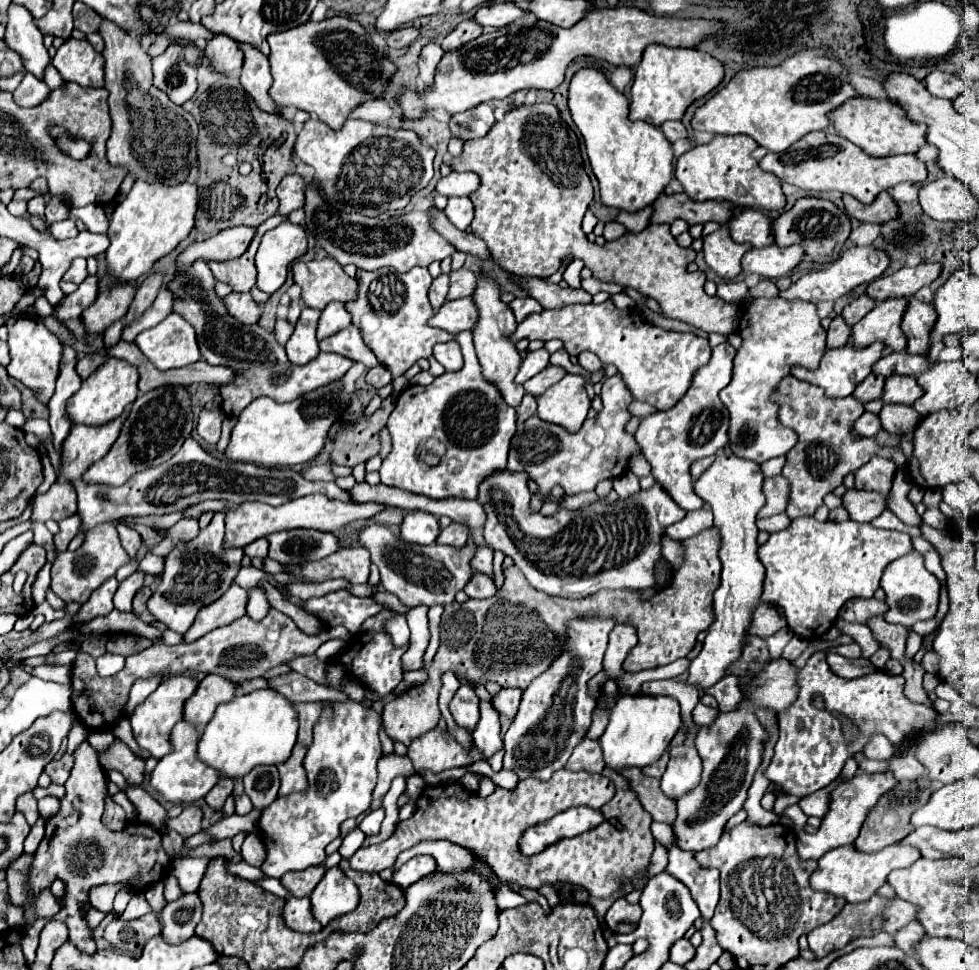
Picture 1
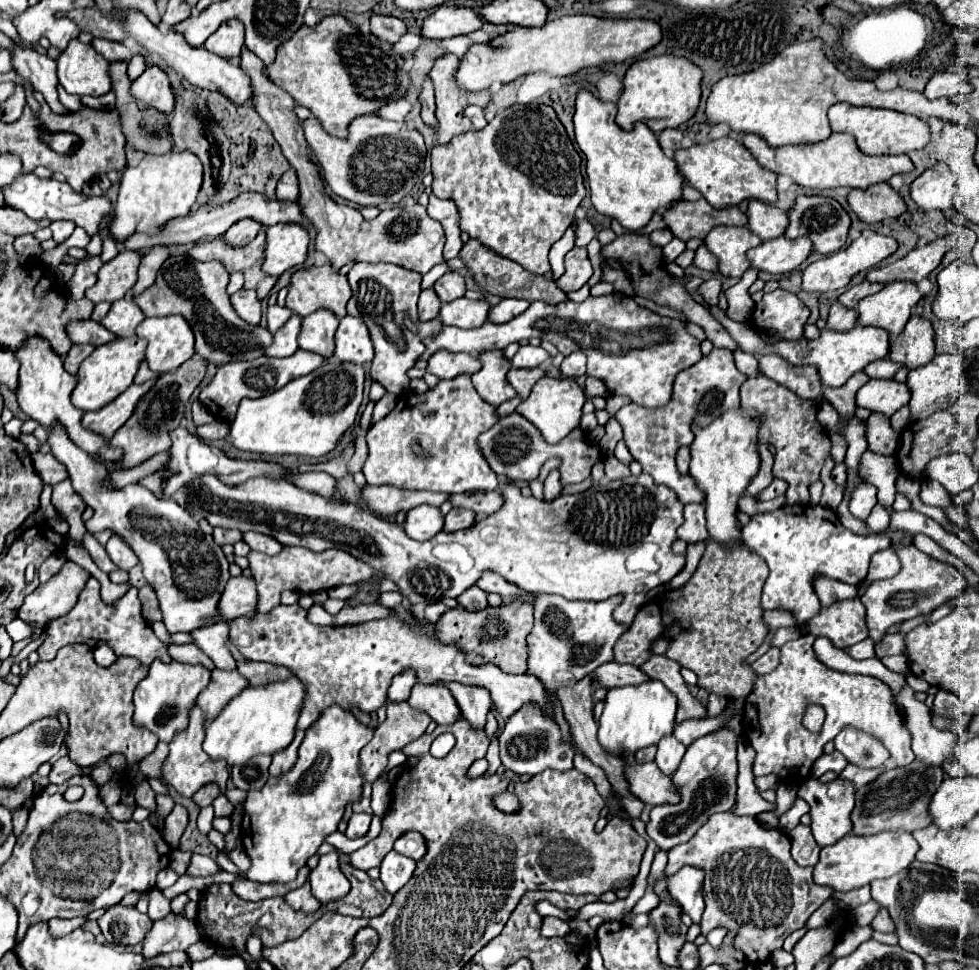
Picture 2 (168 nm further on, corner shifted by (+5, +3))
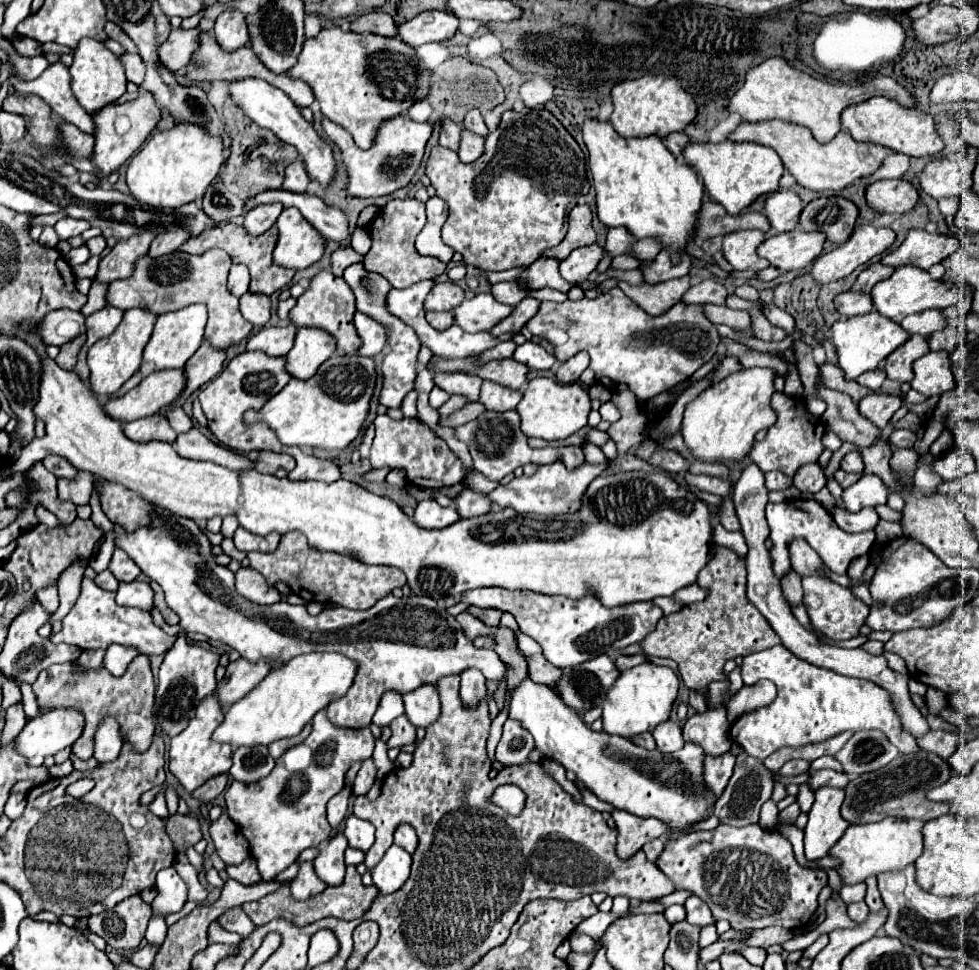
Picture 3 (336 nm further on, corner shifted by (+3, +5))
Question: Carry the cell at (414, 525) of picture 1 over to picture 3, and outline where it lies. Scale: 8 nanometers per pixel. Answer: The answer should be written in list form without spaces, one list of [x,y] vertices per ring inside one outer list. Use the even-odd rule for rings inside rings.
[[[421,501],[415,507],[415,515],[413,515],[413,521],[423,529],[441,529],[455,523],[457,519],[459,515],[457,515],[455,505],[441,507],[435,501]]]

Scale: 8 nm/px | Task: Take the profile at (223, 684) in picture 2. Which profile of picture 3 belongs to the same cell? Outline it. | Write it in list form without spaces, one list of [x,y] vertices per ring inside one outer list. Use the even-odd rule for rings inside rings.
[[[237,659],[229,663],[227,675],[217,683],[213,695],[217,697],[221,707],[227,709],[243,695],[247,695],[267,673],[269,673],[269,661],[249,663],[247,659]]]

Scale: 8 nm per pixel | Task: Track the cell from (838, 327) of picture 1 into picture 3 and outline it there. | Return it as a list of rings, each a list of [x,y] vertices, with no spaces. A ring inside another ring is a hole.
[[[845,291],[835,297],[835,309],[839,311],[841,317],[855,317],[855,315],[867,315],[873,311],[873,303],[869,295],[863,293],[851,293]]]

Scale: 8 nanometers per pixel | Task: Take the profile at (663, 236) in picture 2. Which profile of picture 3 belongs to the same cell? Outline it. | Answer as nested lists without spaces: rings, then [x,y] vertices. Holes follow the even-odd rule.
[[[639,239],[637,245],[635,245],[635,255],[641,259],[641,261],[651,261],[657,257],[657,253],[661,251],[661,243],[657,239]]]

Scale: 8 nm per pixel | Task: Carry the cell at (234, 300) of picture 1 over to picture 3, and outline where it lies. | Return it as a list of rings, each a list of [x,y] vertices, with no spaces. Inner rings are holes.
[[[245,293],[239,297],[239,305],[241,305],[241,313],[243,317],[261,327],[269,321],[269,309],[271,309],[271,303],[269,303],[269,297],[267,295],[261,295],[261,293]]]

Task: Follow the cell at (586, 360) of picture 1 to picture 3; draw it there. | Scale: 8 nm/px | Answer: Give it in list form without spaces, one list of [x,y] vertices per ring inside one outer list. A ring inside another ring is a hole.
[[[579,351],[571,359],[563,361],[555,375],[561,383],[575,383],[575,381],[579,381],[579,375],[587,369],[587,365],[589,365],[589,355],[585,351]]]

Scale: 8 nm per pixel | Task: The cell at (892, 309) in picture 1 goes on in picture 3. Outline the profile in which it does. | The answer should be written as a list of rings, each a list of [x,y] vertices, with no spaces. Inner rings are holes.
[[[905,265],[901,269],[895,269],[895,273],[889,279],[877,283],[871,289],[871,299],[873,299],[873,307],[881,315],[891,317],[895,323],[901,323],[901,319],[911,313],[919,313],[925,309],[943,309],[943,307],[953,305],[959,299],[959,285],[933,281],[927,271],[923,271],[919,267]]]

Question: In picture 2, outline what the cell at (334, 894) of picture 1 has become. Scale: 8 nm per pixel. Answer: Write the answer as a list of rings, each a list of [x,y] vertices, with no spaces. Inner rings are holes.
[[[335,851],[319,857],[319,865],[311,869],[309,875],[313,895],[321,901],[327,903],[331,899],[341,899],[349,891],[349,881],[339,869],[339,855]]]

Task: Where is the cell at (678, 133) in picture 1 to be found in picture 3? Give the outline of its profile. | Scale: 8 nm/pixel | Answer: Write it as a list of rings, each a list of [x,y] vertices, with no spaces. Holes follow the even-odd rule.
[[[671,133],[671,135],[667,137],[665,145],[667,145],[667,149],[669,149],[675,157],[679,157],[681,151],[689,145],[689,137],[687,137],[685,133]]]

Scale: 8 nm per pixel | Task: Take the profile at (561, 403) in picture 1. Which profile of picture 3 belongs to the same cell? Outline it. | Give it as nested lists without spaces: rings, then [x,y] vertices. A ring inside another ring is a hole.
[[[535,377],[529,381],[517,413],[521,415],[521,431],[527,437],[539,437],[545,441],[567,439],[587,425],[587,415],[591,411],[591,399],[581,383],[559,383],[549,377]]]

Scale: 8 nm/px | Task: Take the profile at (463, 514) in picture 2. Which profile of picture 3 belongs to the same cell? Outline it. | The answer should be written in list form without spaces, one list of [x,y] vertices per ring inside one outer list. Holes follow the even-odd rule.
[[[463,491],[455,501],[455,507],[457,507],[457,513],[461,519],[471,519],[471,517],[479,517],[479,515],[485,515],[489,513],[491,509],[491,501],[483,495],[483,493],[477,493],[477,491]]]

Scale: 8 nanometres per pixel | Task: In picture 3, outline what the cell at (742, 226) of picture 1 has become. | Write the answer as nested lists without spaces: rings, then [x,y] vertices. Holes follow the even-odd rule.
[[[789,189],[789,191],[777,191],[769,195],[769,199],[765,201],[763,215],[769,219],[769,225],[777,233],[785,233],[785,231],[795,229],[801,209],[803,205],[801,205],[799,195]]]

